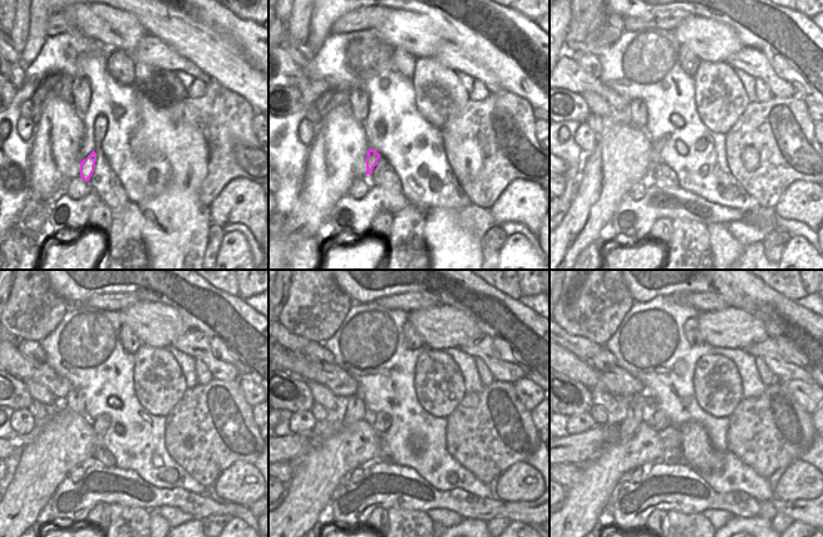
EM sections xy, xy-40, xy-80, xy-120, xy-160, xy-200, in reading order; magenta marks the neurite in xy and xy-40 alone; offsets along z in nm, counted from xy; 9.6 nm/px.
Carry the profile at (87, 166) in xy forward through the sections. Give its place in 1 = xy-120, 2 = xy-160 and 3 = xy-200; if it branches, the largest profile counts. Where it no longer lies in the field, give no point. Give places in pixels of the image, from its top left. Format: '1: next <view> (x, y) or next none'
1: next xy-120 (99, 425)
2: next xy-160 (380, 422)
3: next xy-200 (659, 419)

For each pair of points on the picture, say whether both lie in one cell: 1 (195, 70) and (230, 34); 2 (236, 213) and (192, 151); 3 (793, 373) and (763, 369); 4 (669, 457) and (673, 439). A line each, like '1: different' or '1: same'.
1: different
2: different
3: different
4: same

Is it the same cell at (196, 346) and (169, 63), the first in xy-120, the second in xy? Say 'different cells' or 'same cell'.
same cell

